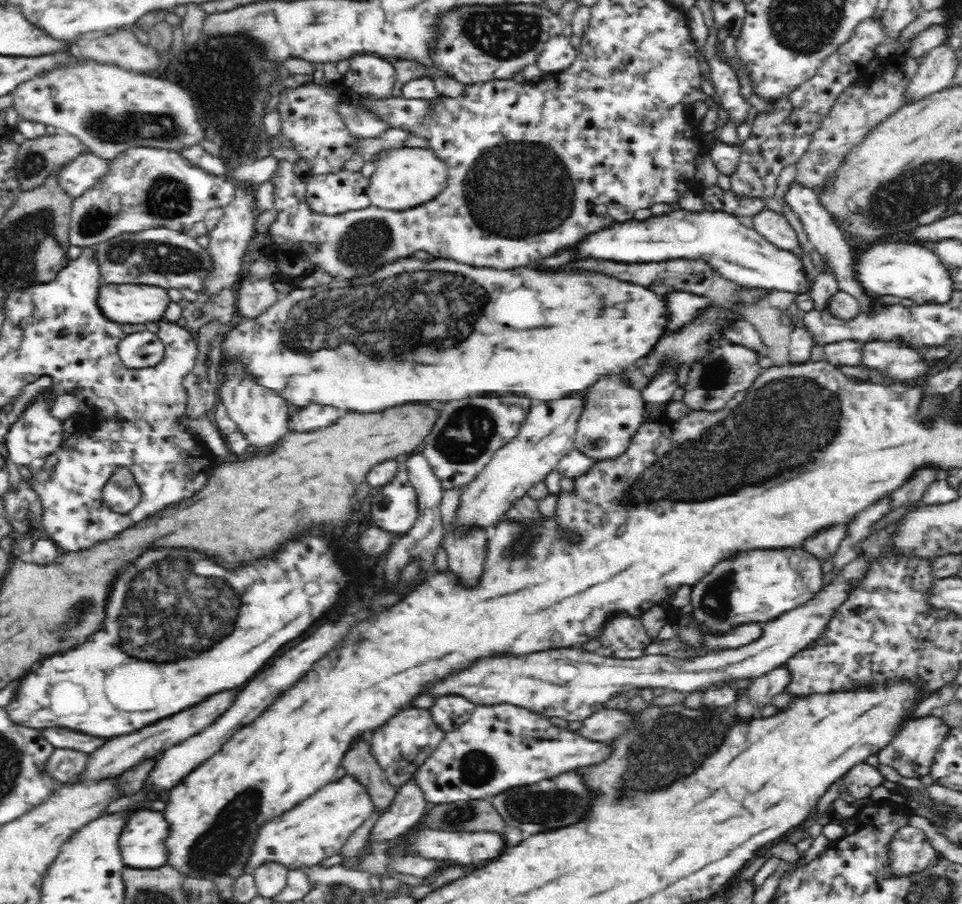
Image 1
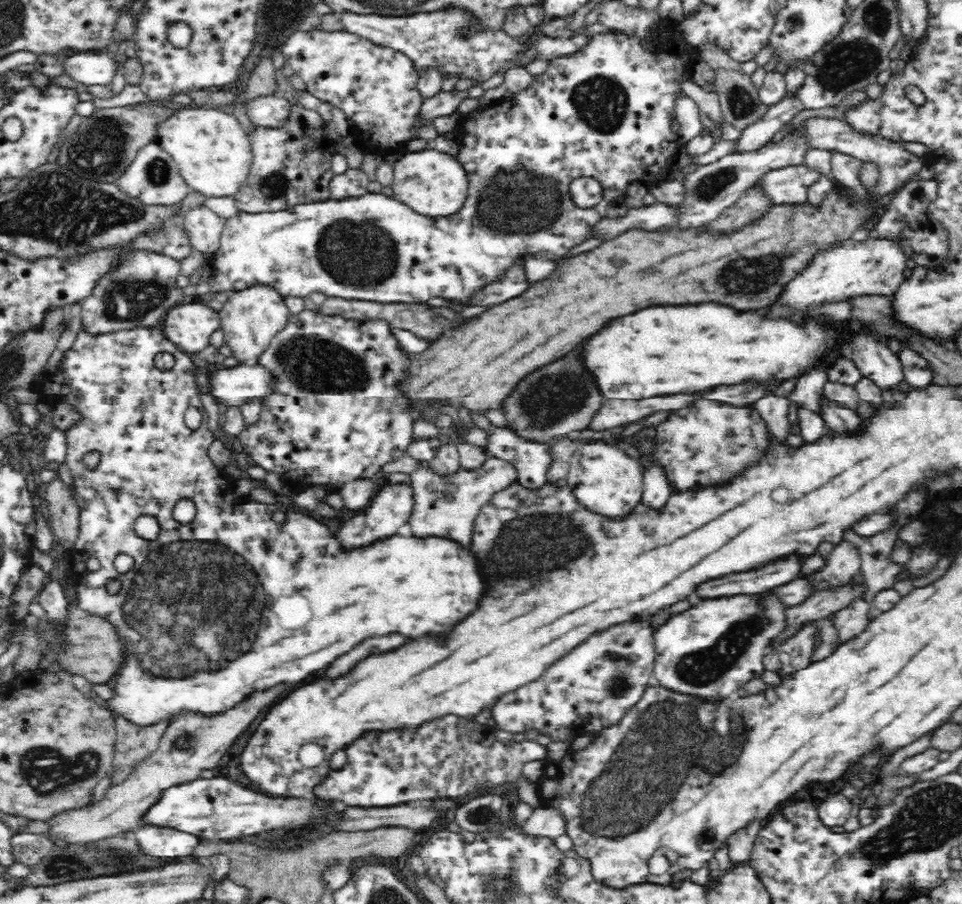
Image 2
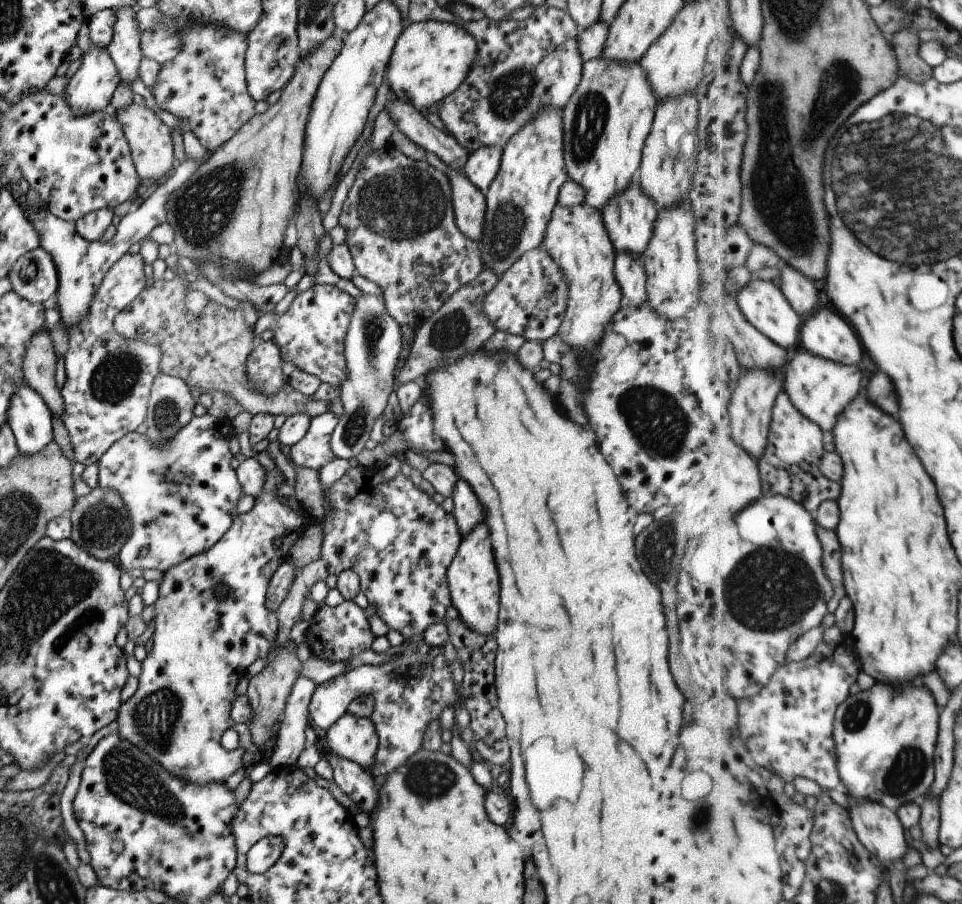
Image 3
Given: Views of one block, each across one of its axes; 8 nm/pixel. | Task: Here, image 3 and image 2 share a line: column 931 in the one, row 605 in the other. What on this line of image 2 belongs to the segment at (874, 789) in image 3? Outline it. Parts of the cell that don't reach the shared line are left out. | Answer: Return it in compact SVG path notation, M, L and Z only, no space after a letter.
M777 587L770 588L766 592L760 592L760 594L750 594L746 592L732 594L732 596L722 596L722 598L708 598L708 600L700 600L698 604L694 602L694 607L682 614L672 615L662 626L659 626L654 632L654 644L655 644L655 656L653 664L653 681L668 690L674 692L682 692L690 694L692 696L701 696L707 698L708 701L722 701L727 697L733 698L735 691L742 688L749 680L753 678L760 678L760 674L763 674L765 670L763 660L765 654L773 641L781 634L787 627L786 610L788 607L784 605L781 596L777 595Z

